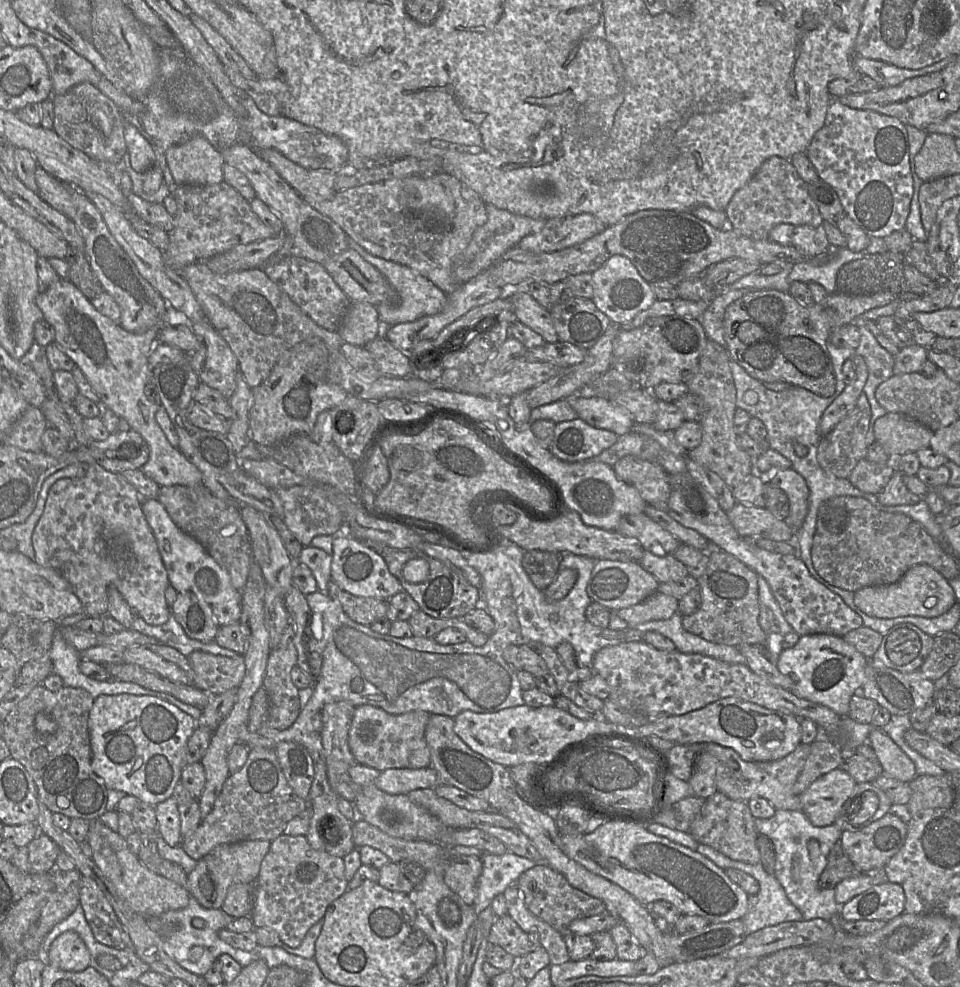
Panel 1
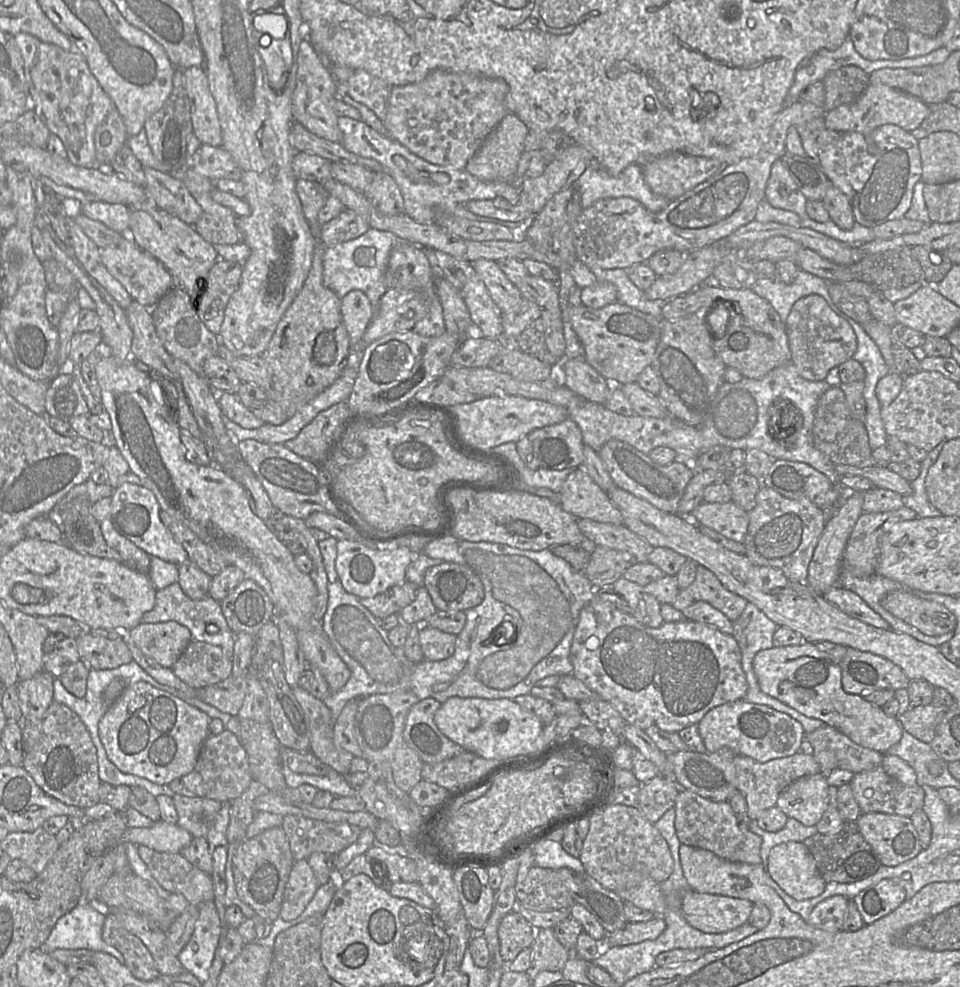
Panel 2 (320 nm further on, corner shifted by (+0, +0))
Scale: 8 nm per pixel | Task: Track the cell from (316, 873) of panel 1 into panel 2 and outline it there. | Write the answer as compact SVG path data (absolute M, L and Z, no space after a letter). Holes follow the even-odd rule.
M307 859L294 862L283 894L279 917L284 921L298 918L319 888Z

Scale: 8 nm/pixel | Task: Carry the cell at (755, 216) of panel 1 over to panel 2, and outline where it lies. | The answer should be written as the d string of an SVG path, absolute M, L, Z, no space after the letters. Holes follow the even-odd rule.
M781 160L773 163L765 197L769 204L778 209L794 212L800 219L807 219L807 199L801 193Z

